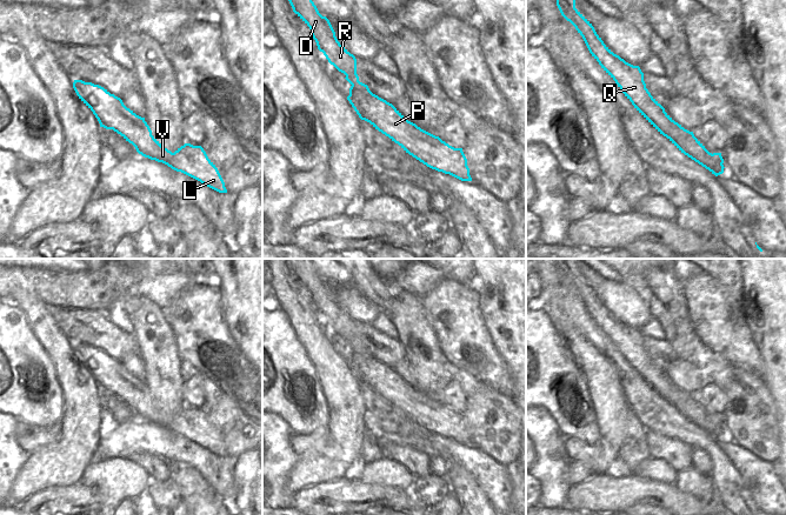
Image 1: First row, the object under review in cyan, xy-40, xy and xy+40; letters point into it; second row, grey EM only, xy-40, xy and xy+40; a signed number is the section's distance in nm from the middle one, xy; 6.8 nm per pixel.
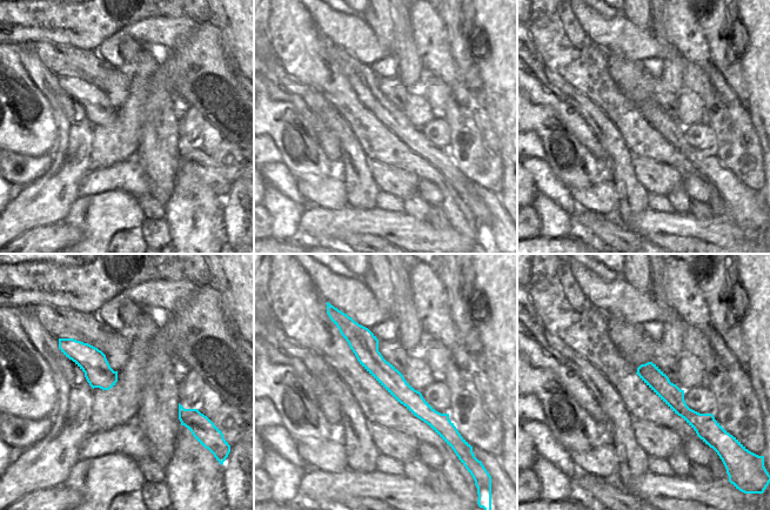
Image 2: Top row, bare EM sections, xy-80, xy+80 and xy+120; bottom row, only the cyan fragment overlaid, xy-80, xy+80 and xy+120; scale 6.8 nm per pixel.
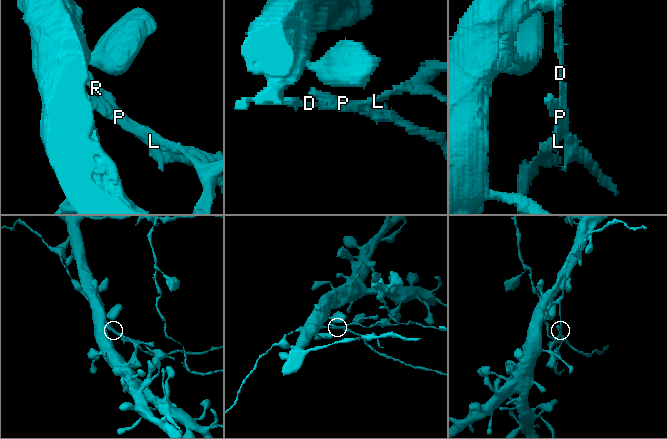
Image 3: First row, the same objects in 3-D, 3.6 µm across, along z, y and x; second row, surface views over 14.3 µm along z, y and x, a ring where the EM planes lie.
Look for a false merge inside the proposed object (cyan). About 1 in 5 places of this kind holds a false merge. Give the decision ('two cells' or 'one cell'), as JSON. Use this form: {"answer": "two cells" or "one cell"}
{"answer": "two cells"}

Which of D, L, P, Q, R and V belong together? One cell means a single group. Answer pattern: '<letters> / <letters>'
D Q R / L P V

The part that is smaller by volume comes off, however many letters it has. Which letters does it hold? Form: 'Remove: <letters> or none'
Remove: L, P, V

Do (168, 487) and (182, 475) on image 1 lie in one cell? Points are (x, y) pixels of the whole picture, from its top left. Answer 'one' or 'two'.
two

